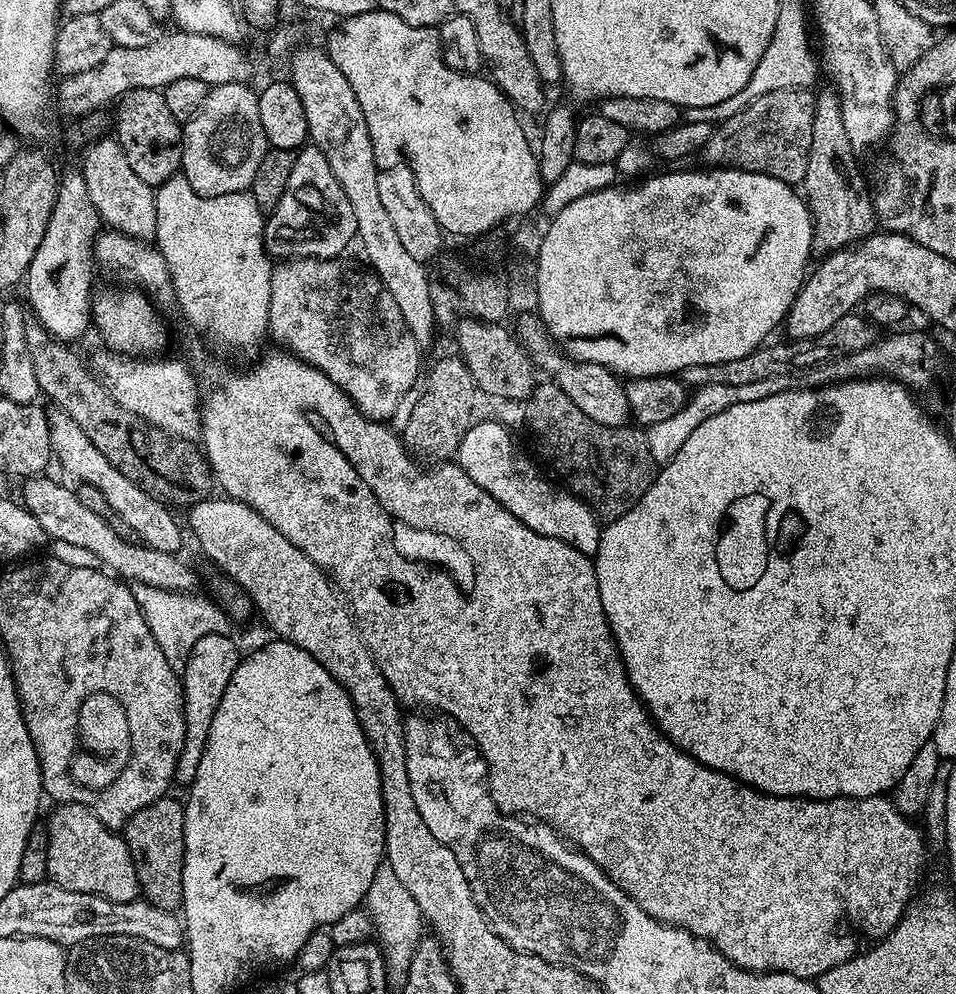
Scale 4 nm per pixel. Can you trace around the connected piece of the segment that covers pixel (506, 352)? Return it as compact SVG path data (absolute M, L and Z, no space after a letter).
M464 318L455 325L456 348L461 360L466 362L477 389L500 400L523 402L538 383L538 372L527 352L521 348L511 331L500 324L483 324L480 320Z

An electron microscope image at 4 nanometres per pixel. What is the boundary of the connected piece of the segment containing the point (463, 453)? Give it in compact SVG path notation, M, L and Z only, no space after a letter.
M477 419L460 443L455 459L460 468L482 490L486 490L503 508L510 510L514 518L521 520L530 530L558 538L574 546L582 554L595 557L602 531L601 521L589 505L563 487L551 484L534 465L528 456L516 445L516 440L496 420Z

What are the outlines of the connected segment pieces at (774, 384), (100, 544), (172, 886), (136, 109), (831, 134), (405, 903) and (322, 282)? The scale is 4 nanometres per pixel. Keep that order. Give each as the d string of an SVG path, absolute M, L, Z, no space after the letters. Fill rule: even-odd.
M775 376L766 378L766 382L750 382L746 386L702 386L697 388L689 395L686 406L678 410L678 414L665 418L663 422L651 425L647 429L650 454L655 456L657 465L671 464L672 456L678 454L680 442L687 440L688 435L694 434L694 430L698 430L698 426L702 426L706 418L720 416L722 410L736 408L742 402L758 402L762 398L770 398L779 392L787 392L789 388L793 387L793 384L792 376Z
M41 474L23 481L24 497L22 503L42 526L45 537L49 541L71 542L73 546L82 546L82 550L90 550L98 554L101 565L128 582L158 586L171 592L192 592L198 578L195 572L174 552L163 552L153 548L145 548L139 542L119 536L113 528L94 510L88 509L82 498L71 487L51 480L51 475Z
M169 796L144 807L129 818L122 830L138 874L141 895L149 904L167 912L183 907L182 870L185 854L185 816L183 803Z
M159 88L130 90L120 97L116 108L116 132L114 139L126 154L130 170L142 178L142 182L159 186L181 171L182 124L170 114L166 98ZM117 107L117 108L116 108Z
M835 90L815 93L814 134L810 134L810 158L802 185L808 213L812 216L812 247L817 253L849 248L877 231L878 221L870 188L864 185L858 153L850 146L850 137L842 122L840 93Z
M387 860L380 863L374 872L374 879L365 896L364 906L372 920L373 931L385 955L389 973L396 978L403 977L408 972L414 950L423 939L422 930L425 931L426 922L413 894L399 881L399 877L395 877L394 870Z
M284 258L273 267L270 282L270 310L268 332L283 351L291 352L304 364L322 370L358 406L369 420L391 421L398 402L416 380L421 379L420 352L422 346L408 329L394 294L367 267L355 268L343 264L343 259L314 260L311 258Z

